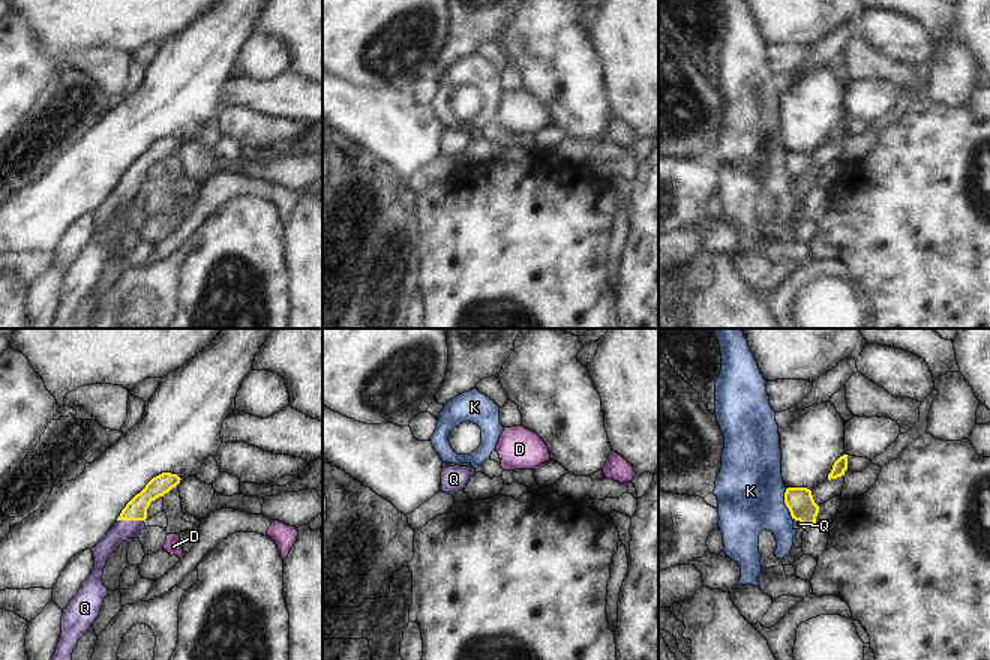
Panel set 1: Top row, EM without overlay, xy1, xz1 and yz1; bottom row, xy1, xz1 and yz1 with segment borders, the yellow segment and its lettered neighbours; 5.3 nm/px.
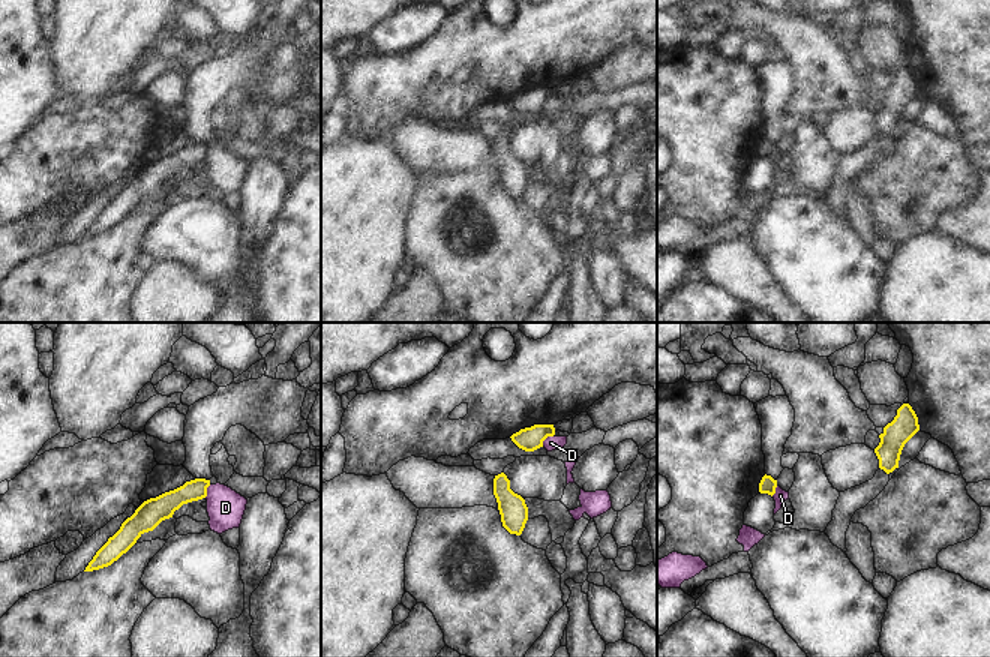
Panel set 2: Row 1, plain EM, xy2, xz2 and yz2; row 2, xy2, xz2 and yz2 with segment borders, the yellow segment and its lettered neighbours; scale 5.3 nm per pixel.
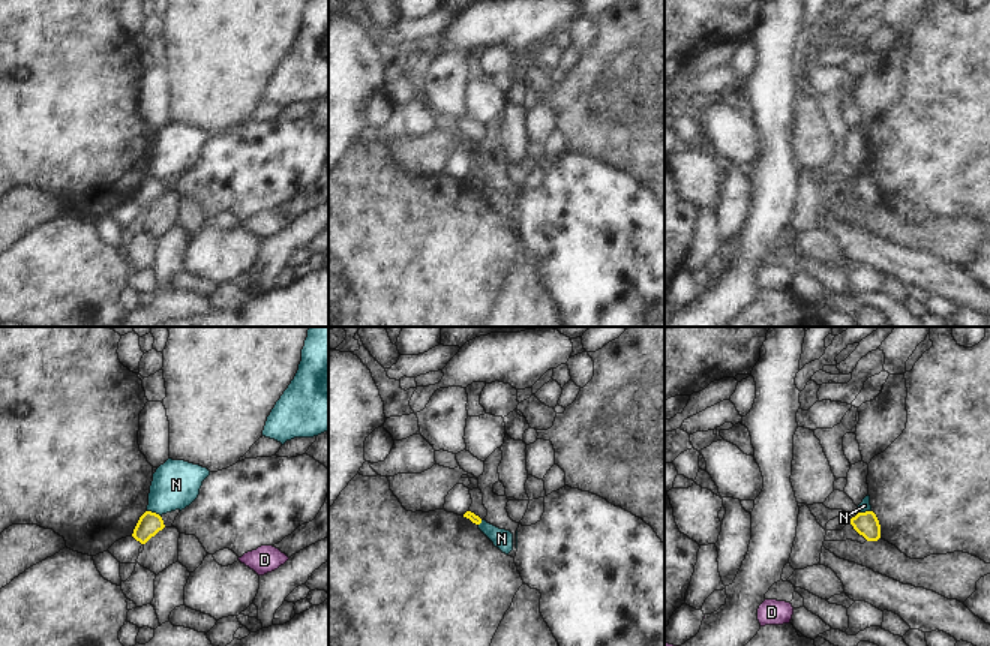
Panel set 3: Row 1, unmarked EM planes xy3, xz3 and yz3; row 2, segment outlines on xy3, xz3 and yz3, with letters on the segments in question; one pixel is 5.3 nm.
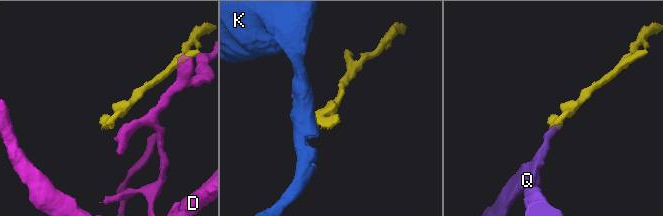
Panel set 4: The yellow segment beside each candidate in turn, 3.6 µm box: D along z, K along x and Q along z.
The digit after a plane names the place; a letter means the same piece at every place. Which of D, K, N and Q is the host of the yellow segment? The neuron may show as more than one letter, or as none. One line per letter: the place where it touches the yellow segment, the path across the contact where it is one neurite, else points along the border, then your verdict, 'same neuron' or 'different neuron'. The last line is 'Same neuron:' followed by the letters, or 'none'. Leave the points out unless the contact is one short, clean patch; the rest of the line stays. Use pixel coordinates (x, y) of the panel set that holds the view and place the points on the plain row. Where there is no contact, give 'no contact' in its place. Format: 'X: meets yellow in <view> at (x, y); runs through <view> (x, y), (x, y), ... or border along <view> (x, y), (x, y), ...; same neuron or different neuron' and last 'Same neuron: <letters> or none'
D: meets yellow in xz2 at (546, 101); border along xz2 (554, 98), (542, 110); different neuron
K: meets yellow in yz1 at (785, 167); border along yz1 (786, 152), (785, 170), (792, 183); different neuron
N: meets yellow in xy3 at (153, 177); border along xy3 (147, 174), (159, 180); different neuron
Q: meets yellow in xy1 at (131, 183); runs through xy1 (158, 150), (137, 171), (131, 183), (122, 194); same neuron
Same neuron: Q

